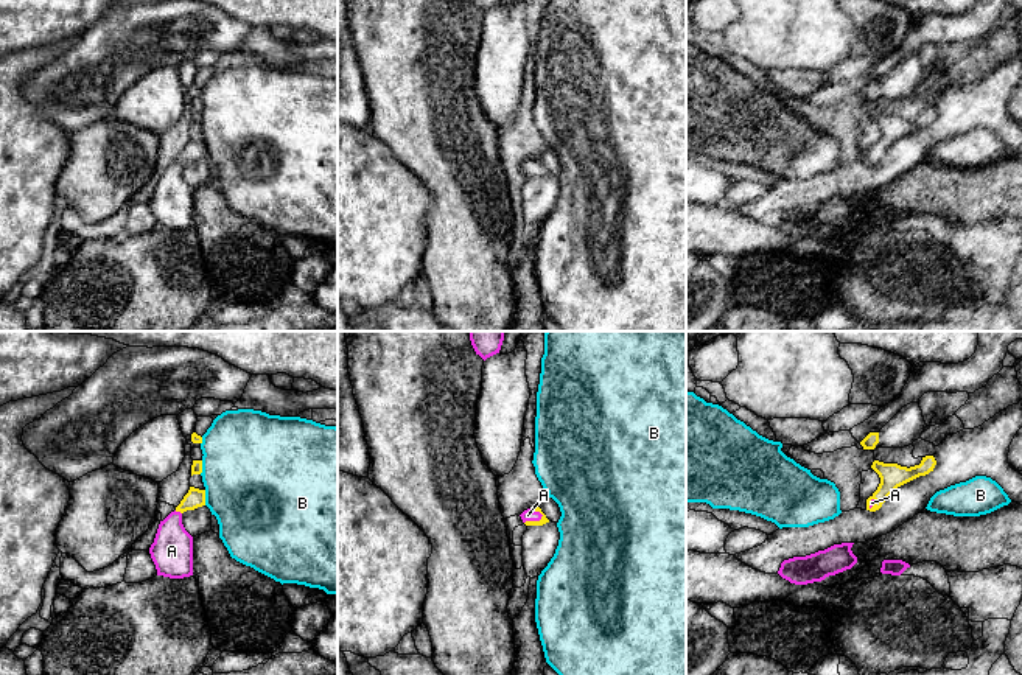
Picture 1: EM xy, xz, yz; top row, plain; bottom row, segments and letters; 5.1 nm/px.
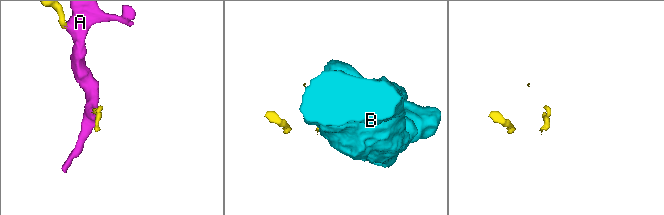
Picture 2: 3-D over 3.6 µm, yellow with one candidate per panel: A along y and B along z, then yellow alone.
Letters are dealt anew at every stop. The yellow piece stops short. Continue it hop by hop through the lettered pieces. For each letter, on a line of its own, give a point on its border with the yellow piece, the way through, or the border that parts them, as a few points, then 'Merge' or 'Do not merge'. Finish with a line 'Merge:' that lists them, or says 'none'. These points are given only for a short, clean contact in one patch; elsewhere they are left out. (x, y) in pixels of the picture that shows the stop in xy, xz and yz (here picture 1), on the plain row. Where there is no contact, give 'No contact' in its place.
A: Touches yellow at xz (534, 173). Merge
B: Touches yellow at xy (204, 150). Do not merge
Merge: A

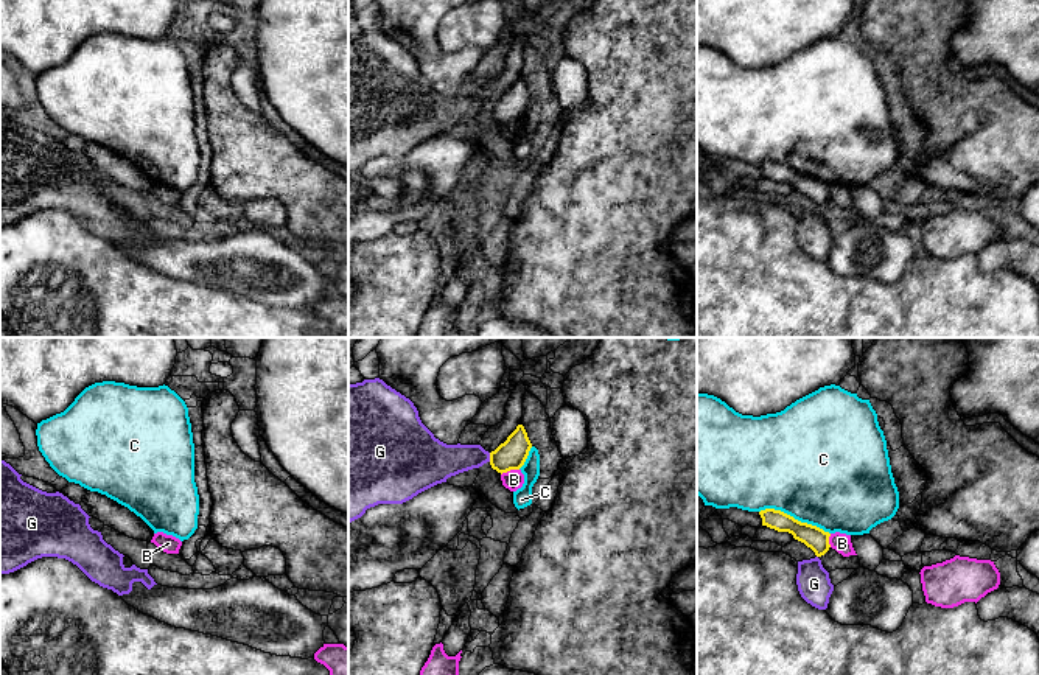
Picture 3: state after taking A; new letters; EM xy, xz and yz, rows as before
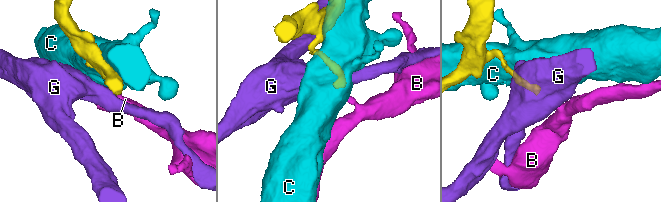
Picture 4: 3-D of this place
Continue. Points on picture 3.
B: Touches yellow at xz (509, 122). Boundary: xz (518, 120), (510, 120), (501, 126). Do not merge
C: Touches yellow at yz (794, 170). Do not merge
G: Touches yellow at xz (490, 109). Do not merge
Merge: none

